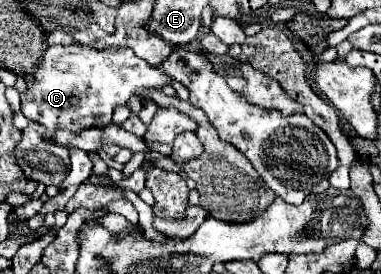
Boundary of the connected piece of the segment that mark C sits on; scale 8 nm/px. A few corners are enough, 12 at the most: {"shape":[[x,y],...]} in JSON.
{"shape":[[47,47],[21,113],[45,129],[109,123],[173,79],[131,47]]}

